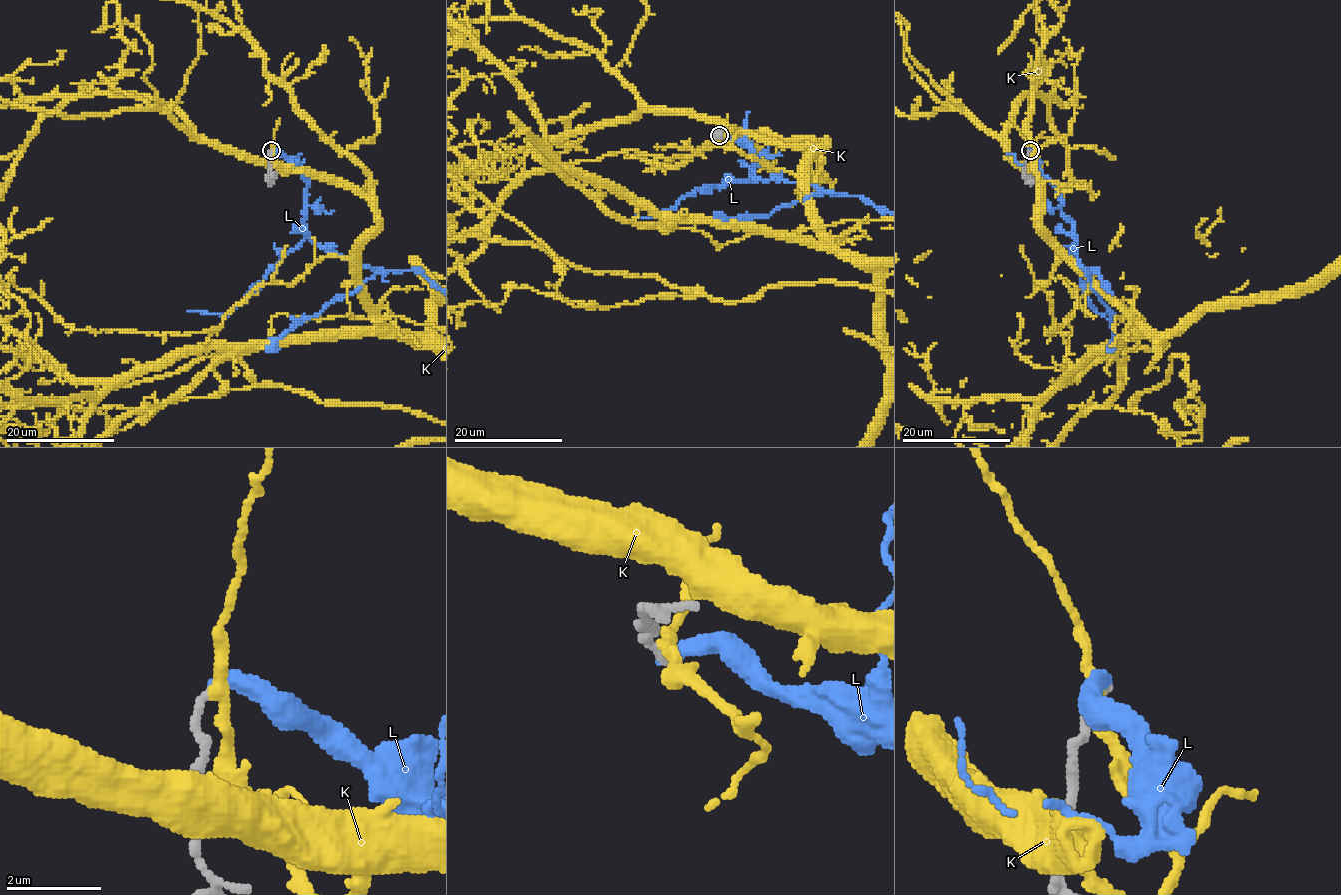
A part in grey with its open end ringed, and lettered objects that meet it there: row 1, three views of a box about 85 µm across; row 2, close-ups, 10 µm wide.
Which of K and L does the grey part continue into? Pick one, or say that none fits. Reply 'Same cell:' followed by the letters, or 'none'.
Same cell: none

